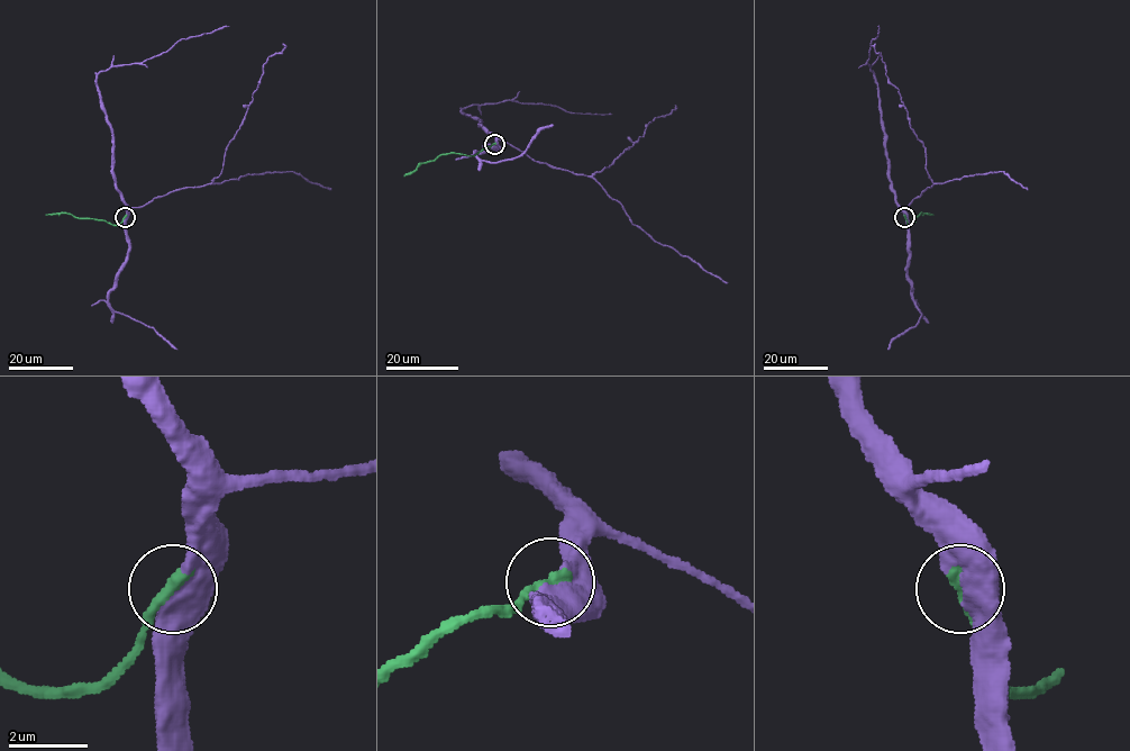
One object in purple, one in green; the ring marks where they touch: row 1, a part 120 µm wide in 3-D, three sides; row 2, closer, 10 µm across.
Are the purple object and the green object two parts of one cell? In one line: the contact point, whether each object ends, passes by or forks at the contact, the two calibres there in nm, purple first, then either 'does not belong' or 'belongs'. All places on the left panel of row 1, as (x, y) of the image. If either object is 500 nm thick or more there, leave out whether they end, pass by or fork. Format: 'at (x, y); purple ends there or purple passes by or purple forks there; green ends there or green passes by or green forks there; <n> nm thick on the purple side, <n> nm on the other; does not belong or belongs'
at (125, 217); 500 nm thick on the purple side, 380 nm on the other; belongs

